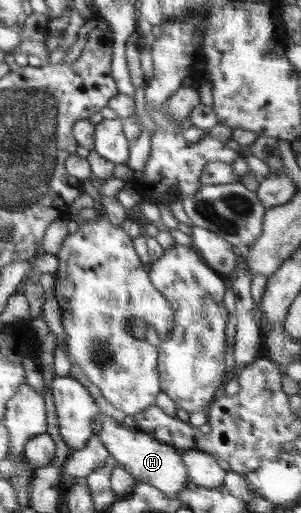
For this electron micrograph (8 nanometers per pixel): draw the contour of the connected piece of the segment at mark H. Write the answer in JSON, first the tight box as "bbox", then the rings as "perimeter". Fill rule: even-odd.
{"bbox":[92,412,191,497],"perimeter":[[[100,412],[94,416],[92,423],[94,437],[103,443],[107,453],[115,458],[119,466],[128,470],[139,482],[155,486],[156,489],[165,493],[166,497],[176,497],[191,484],[181,452],[172,444],[159,442],[154,434],[138,429],[127,430],[115,419]]]}

